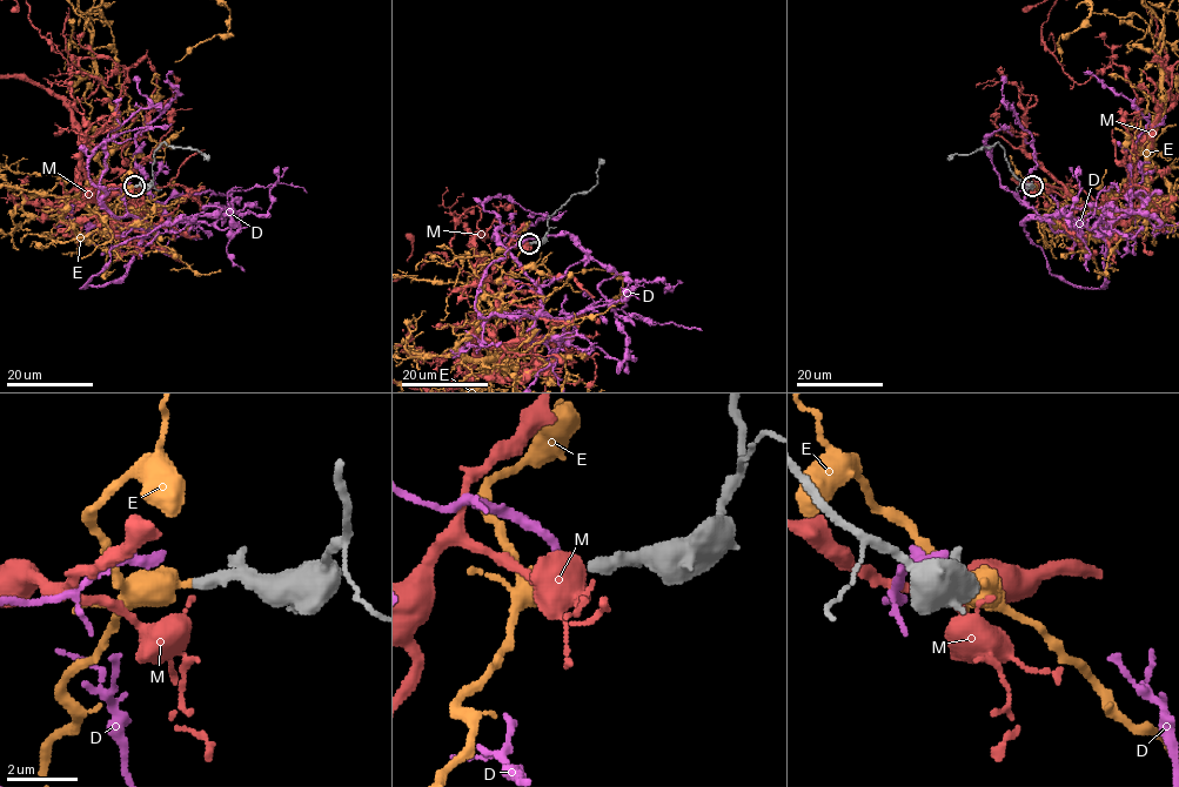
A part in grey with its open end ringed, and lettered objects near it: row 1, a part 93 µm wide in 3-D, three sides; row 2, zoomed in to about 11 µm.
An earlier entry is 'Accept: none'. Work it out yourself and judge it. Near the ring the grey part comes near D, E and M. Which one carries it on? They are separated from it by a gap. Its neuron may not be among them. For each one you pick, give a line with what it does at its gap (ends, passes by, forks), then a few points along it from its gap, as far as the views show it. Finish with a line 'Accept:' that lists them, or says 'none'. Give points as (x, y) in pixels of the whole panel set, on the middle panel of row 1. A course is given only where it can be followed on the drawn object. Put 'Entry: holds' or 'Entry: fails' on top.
Entry: holds
Accept: none

